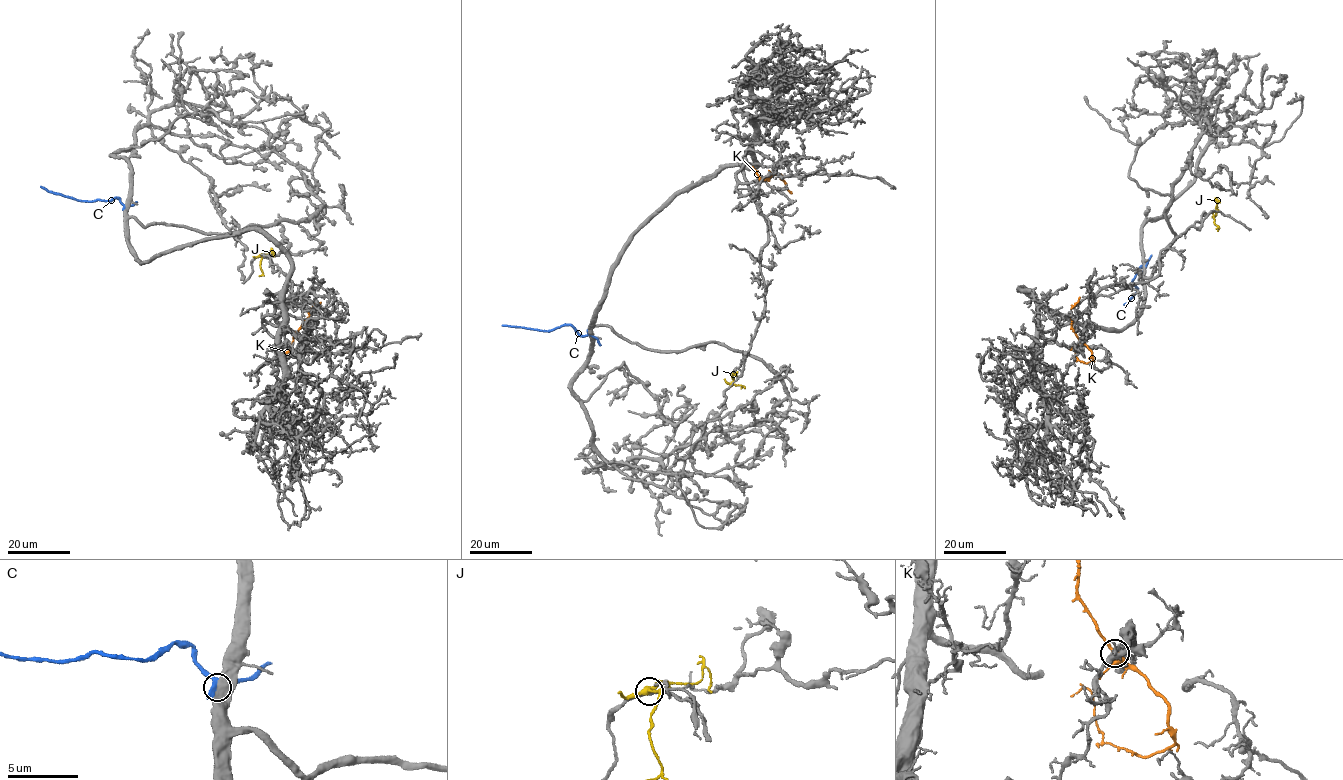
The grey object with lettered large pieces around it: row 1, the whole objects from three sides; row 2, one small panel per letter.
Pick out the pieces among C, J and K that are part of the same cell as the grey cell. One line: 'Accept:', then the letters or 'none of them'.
Accept: K

